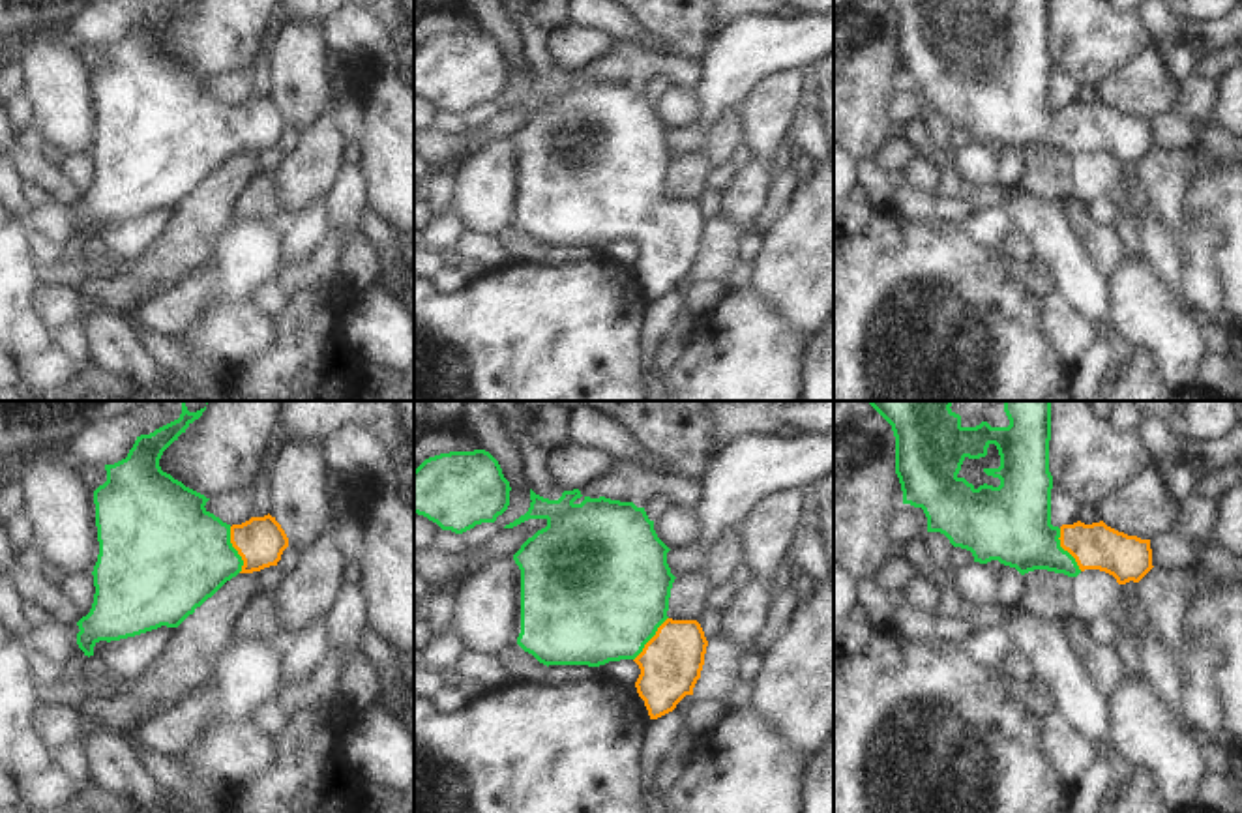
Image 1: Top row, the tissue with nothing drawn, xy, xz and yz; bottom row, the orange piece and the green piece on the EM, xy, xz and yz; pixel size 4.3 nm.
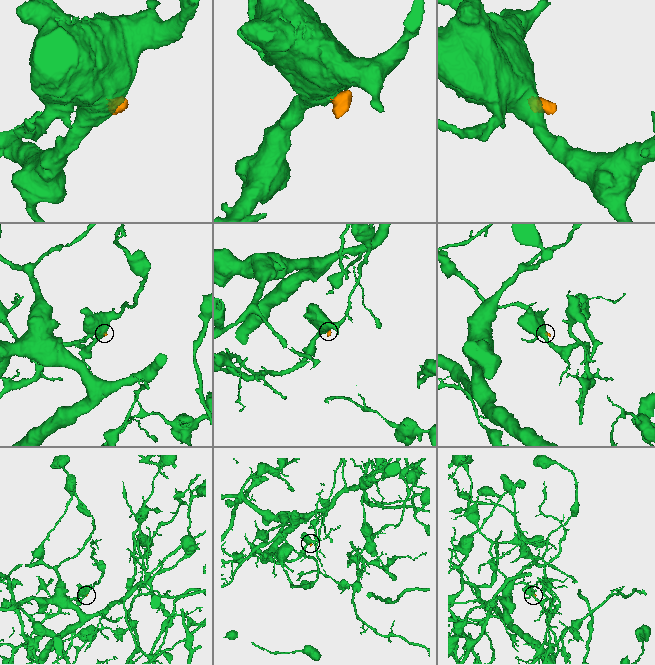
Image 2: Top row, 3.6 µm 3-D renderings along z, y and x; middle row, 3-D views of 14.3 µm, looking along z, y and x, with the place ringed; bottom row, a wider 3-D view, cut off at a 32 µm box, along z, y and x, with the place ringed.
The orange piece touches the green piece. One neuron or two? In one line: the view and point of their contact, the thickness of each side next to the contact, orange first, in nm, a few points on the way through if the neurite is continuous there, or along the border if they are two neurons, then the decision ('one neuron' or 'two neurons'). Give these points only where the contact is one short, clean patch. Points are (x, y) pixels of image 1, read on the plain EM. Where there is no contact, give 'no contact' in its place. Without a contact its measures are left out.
xy (235, 128) | 200/440 nm | across xy (261, 120), (250, 128), (235, 128), (177, 133) | one neuron

